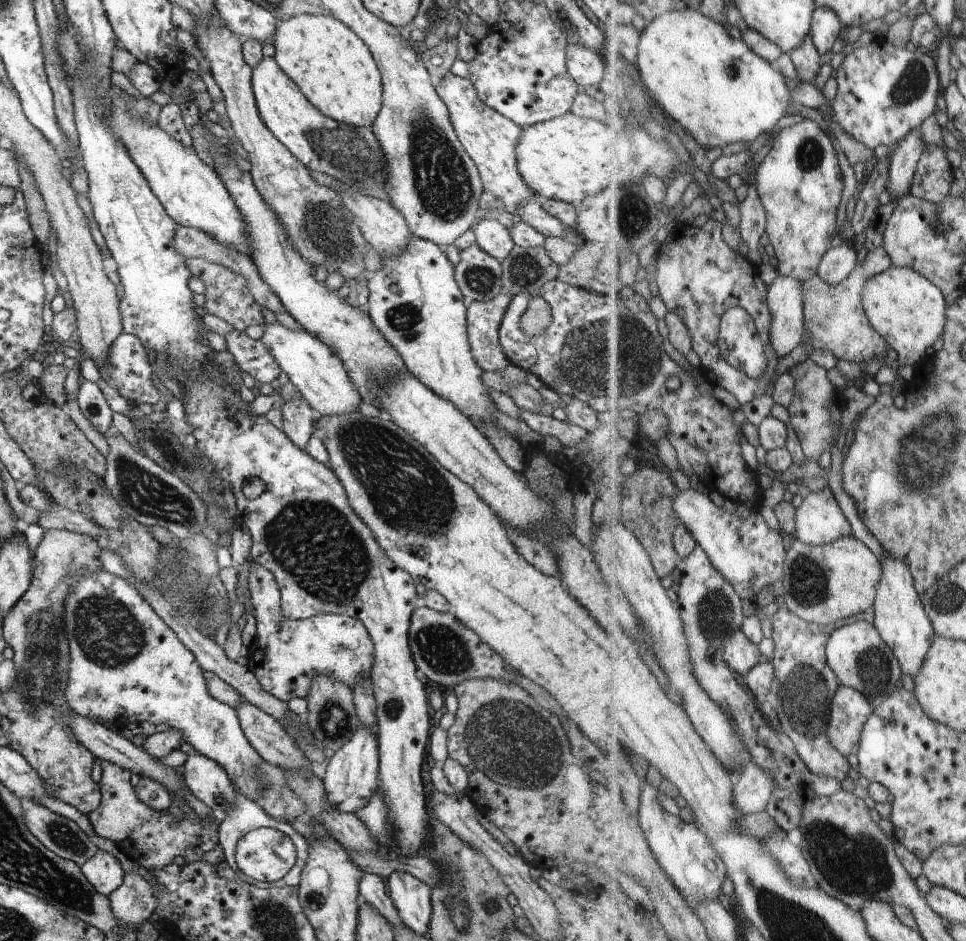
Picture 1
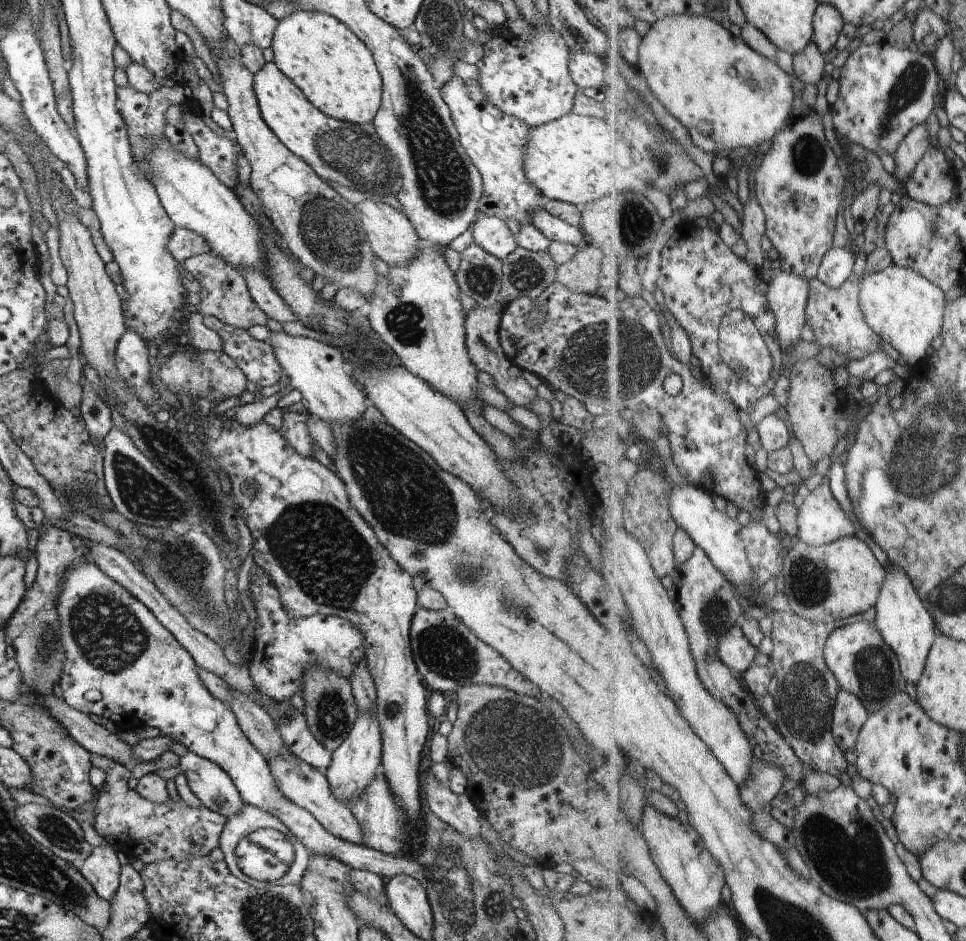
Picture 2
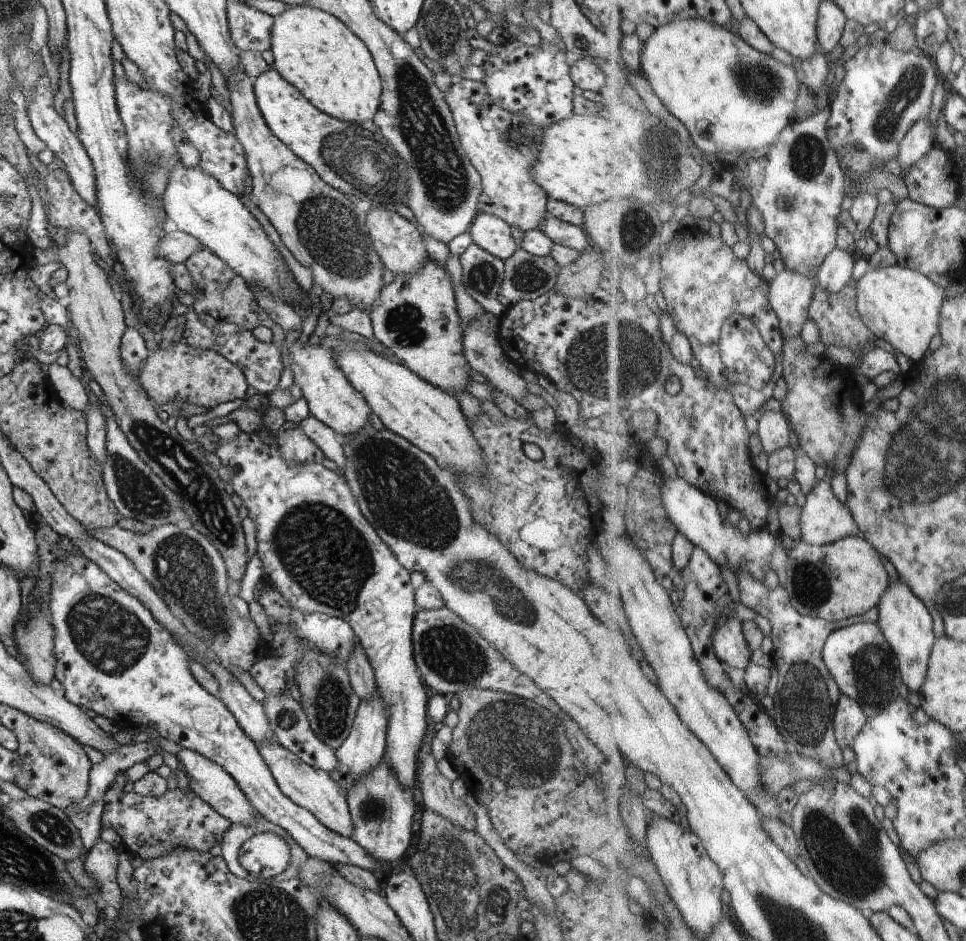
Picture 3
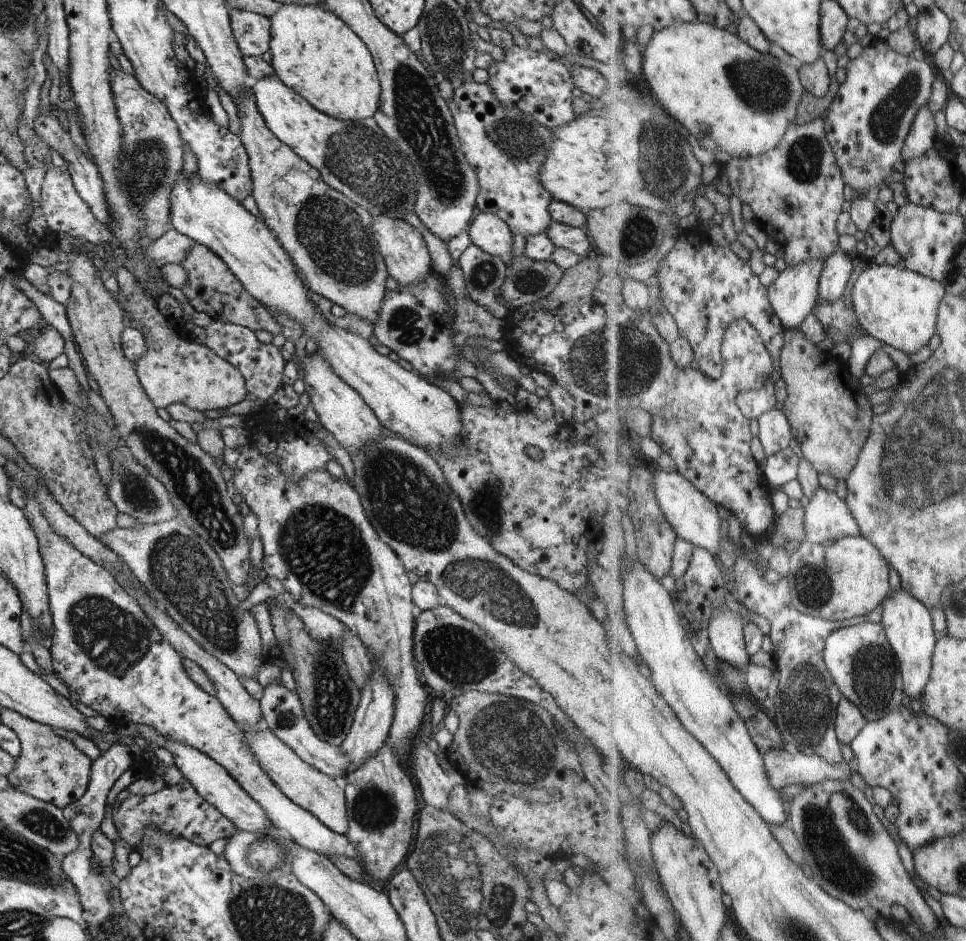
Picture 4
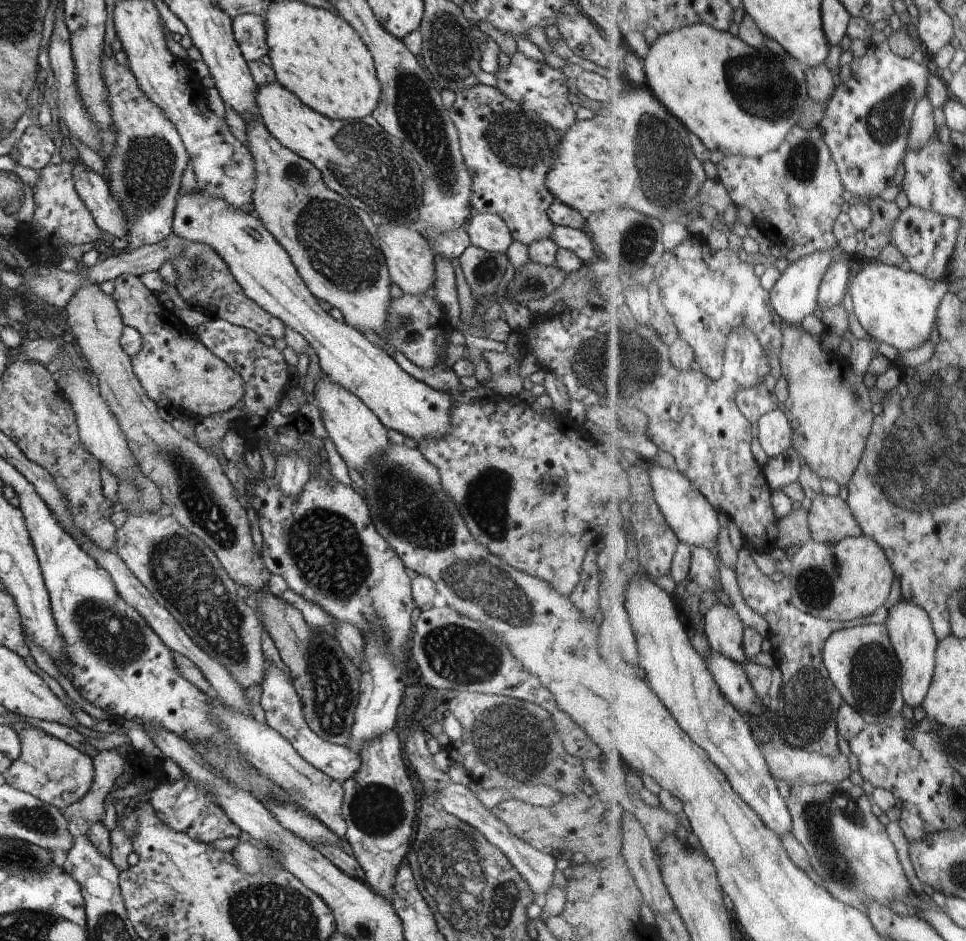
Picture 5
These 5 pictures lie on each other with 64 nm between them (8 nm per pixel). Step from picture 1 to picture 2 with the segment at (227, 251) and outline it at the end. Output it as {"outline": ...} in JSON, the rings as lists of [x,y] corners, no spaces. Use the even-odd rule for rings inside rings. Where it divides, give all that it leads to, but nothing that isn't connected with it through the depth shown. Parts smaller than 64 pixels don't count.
{"outline":[[[175,227],[166,248],[180,263],[194,255],[213,254],[210,244],[202,236],[186,228]],[[236,268],[236,270],[246,279],[250,296],[254,302],[267,314],[268,317],[278,320],[278,322],[294,322],[296,316],[292,310],[286,306],[286,302],[272,288],[270,280],[262,272],[254,268]]]}

